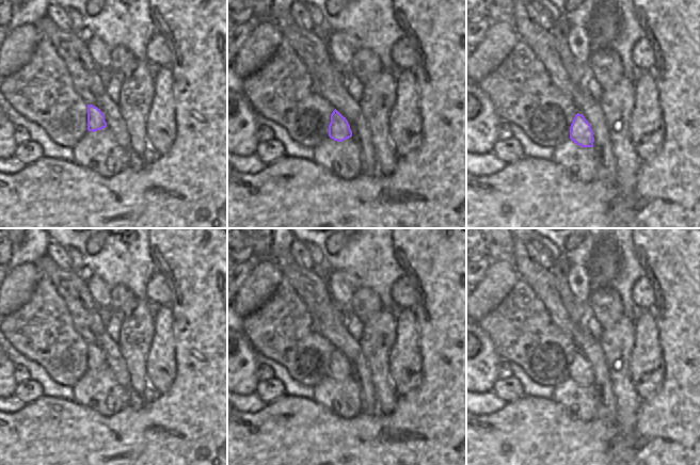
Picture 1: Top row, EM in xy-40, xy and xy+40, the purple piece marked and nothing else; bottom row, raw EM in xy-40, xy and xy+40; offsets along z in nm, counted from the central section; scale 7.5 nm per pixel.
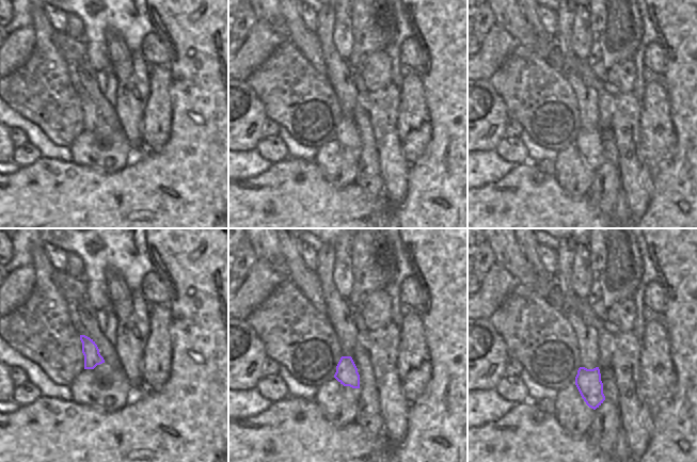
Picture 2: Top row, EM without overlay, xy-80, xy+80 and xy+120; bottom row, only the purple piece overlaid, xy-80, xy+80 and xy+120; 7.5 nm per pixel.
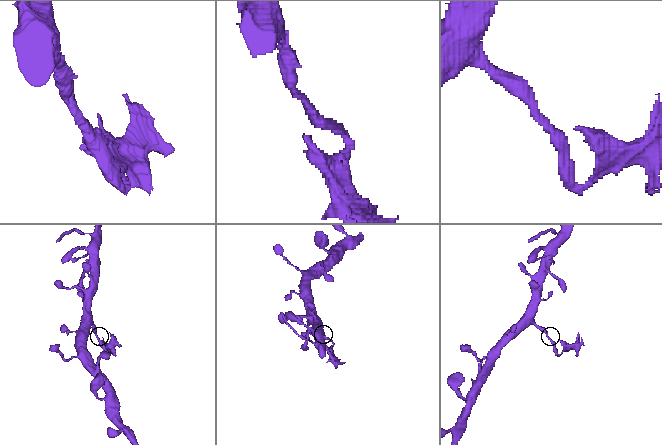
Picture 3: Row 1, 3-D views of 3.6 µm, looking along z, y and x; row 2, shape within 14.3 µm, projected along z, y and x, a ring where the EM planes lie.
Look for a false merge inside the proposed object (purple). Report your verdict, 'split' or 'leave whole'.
split

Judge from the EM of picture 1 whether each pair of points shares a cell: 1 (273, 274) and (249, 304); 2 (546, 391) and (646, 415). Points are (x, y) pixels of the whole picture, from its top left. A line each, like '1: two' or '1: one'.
1: one
2: two

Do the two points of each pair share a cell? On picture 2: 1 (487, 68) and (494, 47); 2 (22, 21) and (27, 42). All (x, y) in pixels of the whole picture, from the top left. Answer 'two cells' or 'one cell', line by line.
1: one cell
2: two cells

